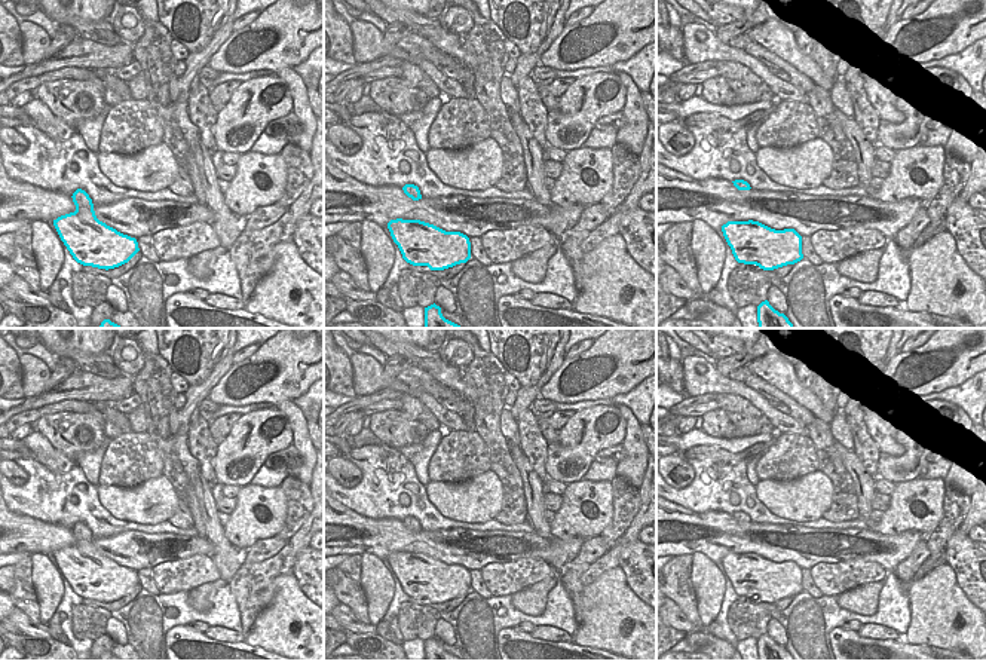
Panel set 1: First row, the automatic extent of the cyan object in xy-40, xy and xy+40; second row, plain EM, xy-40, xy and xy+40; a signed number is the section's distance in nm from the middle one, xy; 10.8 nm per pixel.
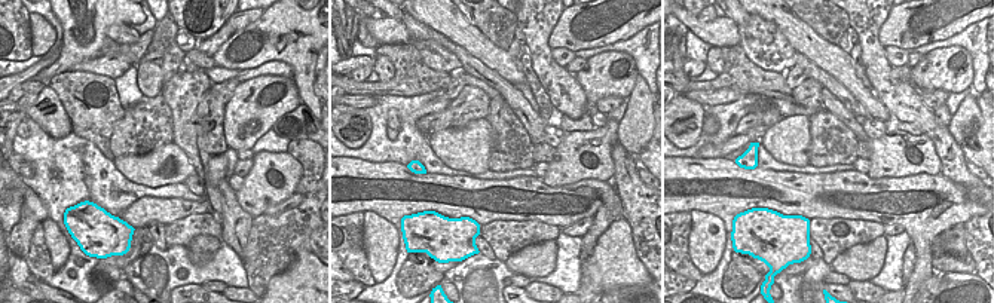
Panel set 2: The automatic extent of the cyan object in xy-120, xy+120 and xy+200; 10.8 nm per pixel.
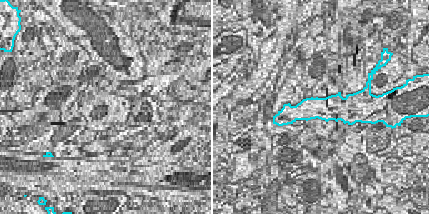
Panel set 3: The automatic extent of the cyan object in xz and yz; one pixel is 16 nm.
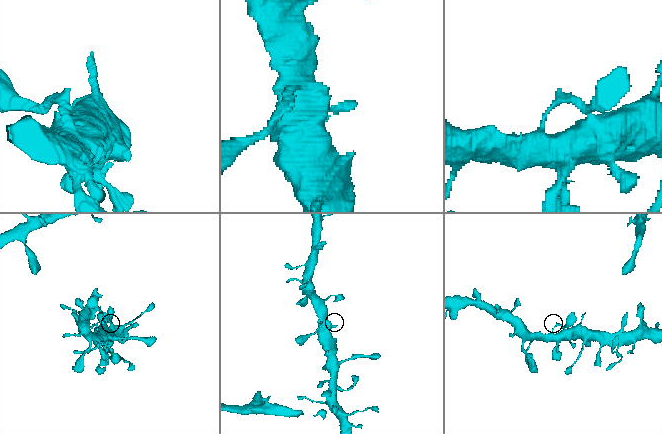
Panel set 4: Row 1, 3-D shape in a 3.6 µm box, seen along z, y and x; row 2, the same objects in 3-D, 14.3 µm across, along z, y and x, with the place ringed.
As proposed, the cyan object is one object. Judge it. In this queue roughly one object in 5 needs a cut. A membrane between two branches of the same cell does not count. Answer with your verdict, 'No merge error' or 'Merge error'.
No merge error

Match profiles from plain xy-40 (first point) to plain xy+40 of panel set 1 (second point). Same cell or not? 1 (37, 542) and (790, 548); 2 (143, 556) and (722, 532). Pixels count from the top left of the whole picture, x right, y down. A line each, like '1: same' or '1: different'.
1: same
2: same

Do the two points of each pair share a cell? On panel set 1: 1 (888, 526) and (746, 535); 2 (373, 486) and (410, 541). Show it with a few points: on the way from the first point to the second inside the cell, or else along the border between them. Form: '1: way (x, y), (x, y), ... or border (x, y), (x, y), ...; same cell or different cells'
1: border (873, 531), (882, 535), (899, 535), (911, 531); different cells
2: border (360, 514), (369, 519), (398, 519), (401, 522); different cells

